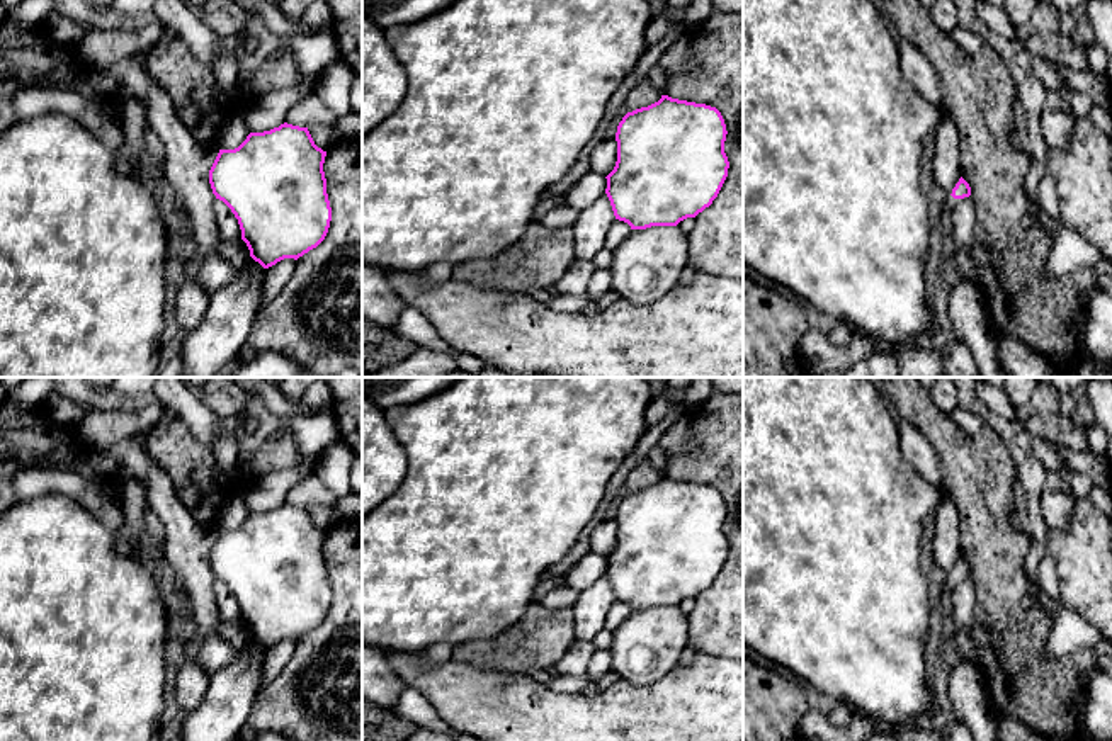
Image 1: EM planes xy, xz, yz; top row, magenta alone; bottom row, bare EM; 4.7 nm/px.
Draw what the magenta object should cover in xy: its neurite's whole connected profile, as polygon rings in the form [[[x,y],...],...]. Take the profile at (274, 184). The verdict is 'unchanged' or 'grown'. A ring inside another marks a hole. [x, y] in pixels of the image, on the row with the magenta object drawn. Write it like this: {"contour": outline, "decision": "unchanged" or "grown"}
{"contour": [[[287,122],[250,133],[235,150],[219,150],[209,170],[213,194],[231,209],[250,257],[264,269],[284,258],[298,260],[325,240],[332,221],[325,156],[326,151],[315,144],[308,127]]], "decision": "unchanged"}

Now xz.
{"contour": [[[661,95],[617,126],[617,161],[605,177],[616,219],[631,229],[677,226],[718,197],[729,161],[716,107]]], "decision": "unchanged"}

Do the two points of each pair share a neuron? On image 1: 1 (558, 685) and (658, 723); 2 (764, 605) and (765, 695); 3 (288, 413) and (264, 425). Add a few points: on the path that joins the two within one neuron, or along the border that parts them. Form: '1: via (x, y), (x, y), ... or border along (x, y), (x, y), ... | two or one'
1: border along (546, 685), (556, 692), (580, 694) | two
2: border along (772, 663), (799, 682) | two
3: border along (249, 395), (255, 395), (283, 427) | two

